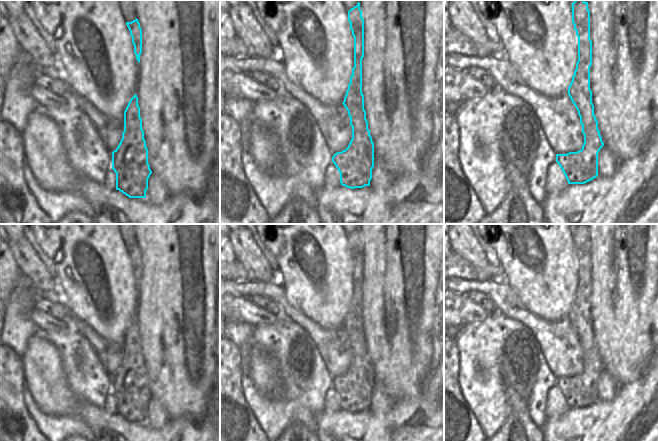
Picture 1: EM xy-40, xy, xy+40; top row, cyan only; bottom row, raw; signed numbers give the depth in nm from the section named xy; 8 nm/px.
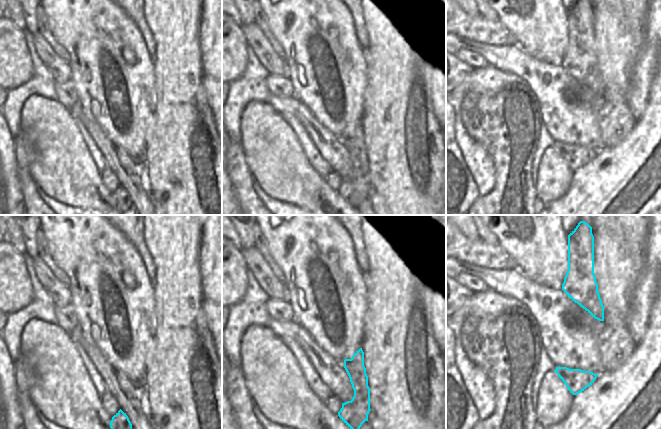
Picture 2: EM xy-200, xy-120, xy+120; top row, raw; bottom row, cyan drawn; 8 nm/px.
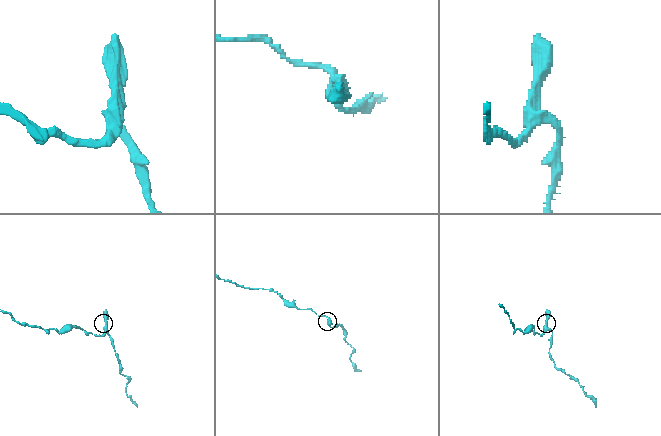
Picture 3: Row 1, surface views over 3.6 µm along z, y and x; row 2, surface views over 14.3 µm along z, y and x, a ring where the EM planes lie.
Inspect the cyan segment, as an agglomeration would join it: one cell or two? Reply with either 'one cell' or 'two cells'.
one cell

